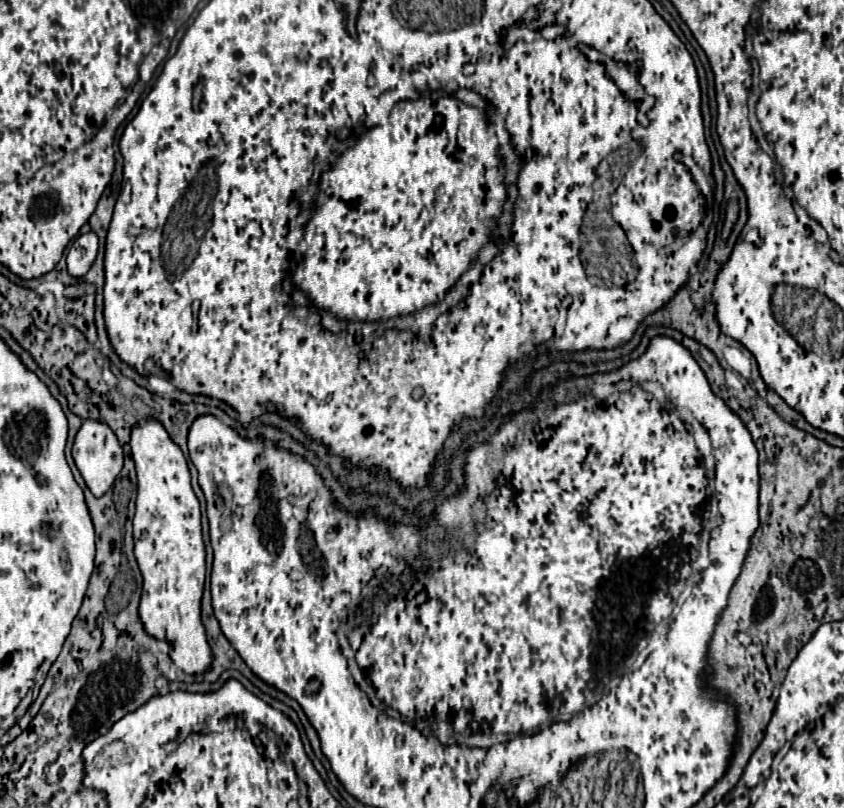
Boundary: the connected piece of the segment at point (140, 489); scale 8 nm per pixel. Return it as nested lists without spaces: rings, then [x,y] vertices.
[[[145,421],[131,433],[131,453],[137,467],[137,509],[133,517],[135,559],[143,575],[143,595],[139,615],[147,629],[157,639],[167,639],[173,663],[185,673],[203,673],[213,657],[201,623],[201,595],[205,585],[205,545],[201,537],[199,501],[191,489],[191,475],[181,449],[171,441],[159,421]]]

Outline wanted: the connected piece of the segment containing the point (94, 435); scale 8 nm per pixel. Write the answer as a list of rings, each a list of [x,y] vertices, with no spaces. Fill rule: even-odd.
[[[87,419],[87,421],[83,421],[81,429],[75,435],[73,461],[79,469],[85,485],[91,489],[91,493],[95,497],[103,497],[123,467],[123,449],[119,445],[115,433],[107,425],[103,425],[101,421]]]

